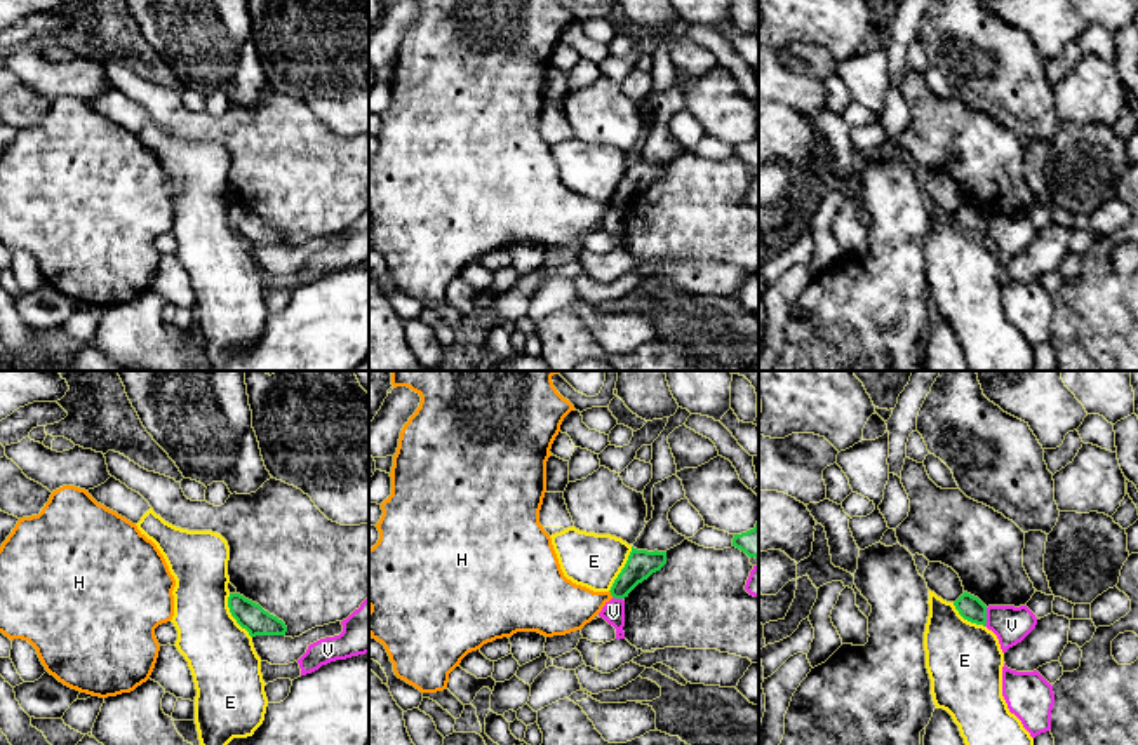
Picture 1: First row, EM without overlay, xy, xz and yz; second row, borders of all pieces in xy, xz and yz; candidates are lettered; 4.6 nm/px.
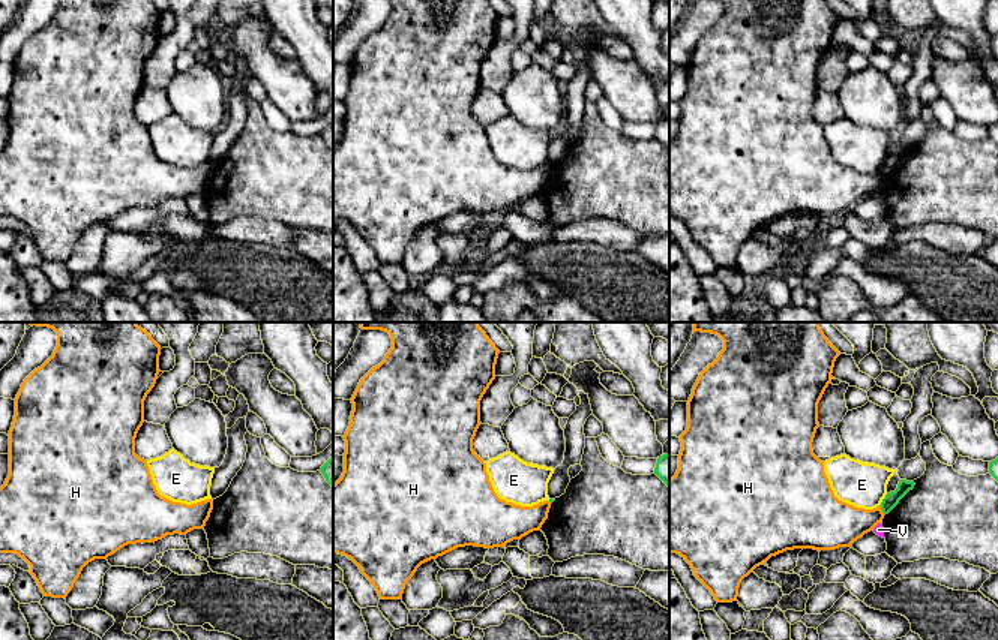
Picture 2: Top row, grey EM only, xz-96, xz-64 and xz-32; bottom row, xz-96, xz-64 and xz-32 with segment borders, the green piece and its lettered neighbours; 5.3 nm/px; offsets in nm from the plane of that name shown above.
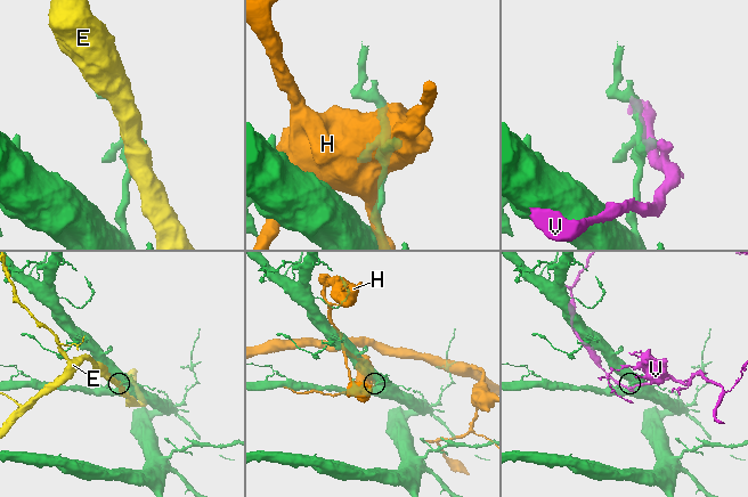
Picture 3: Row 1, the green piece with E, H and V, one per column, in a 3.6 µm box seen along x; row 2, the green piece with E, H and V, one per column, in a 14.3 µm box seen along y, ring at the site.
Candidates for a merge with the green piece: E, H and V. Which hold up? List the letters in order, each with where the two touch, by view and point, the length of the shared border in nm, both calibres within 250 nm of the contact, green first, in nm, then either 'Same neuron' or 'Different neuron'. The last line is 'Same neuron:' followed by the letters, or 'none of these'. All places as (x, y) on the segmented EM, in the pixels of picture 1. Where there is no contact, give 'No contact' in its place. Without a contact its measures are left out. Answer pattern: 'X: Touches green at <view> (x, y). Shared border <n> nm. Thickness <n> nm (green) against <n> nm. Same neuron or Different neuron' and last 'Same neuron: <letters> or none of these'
E: Touches green at xy (232, 615). Shared border 240 nm. Thickness 130 nm (green) against 320 nm. Different neuron
H: Touches green at xz (611, 594). Shared border 40 nm. Thickness 140 nm (green) against 260 nm. Different neuron
V: Touches green at yz (985, 617). Shared border 90 nm. Thickness 110 nm (green) against 170 nm. Different neuron
Same neuron: none of these

